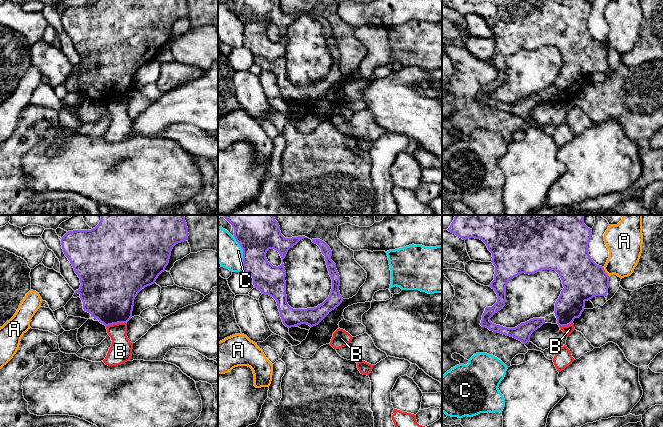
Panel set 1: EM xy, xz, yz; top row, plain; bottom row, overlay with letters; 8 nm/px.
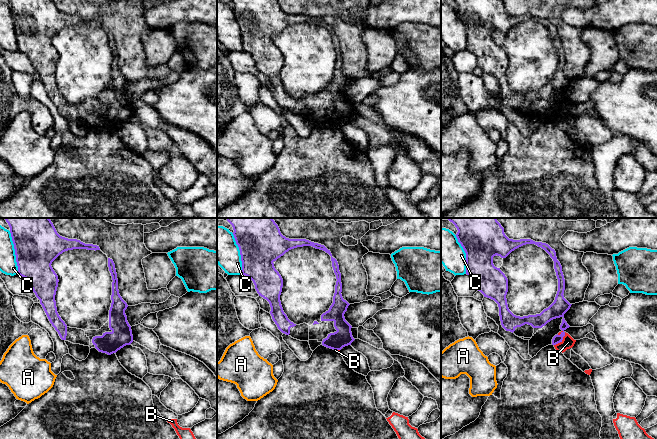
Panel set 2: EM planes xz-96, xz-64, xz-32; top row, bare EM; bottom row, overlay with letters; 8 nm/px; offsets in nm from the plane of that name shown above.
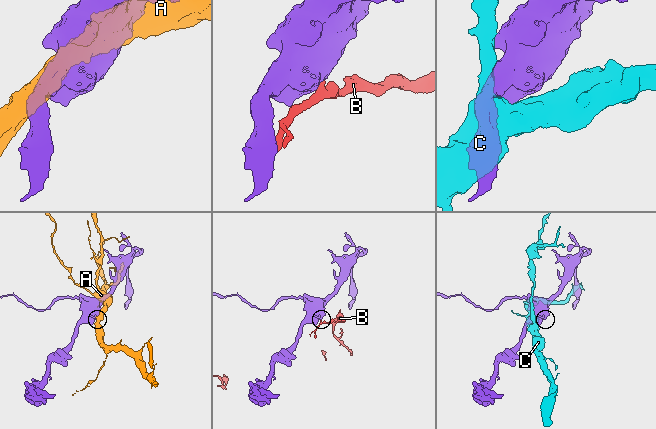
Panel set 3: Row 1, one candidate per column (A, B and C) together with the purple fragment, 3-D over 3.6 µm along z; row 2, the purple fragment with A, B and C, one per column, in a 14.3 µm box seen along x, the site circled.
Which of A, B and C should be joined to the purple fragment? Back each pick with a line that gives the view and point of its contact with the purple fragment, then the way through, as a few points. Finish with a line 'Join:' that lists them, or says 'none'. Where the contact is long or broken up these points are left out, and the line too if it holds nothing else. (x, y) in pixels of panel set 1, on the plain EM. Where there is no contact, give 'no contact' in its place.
Join: none

